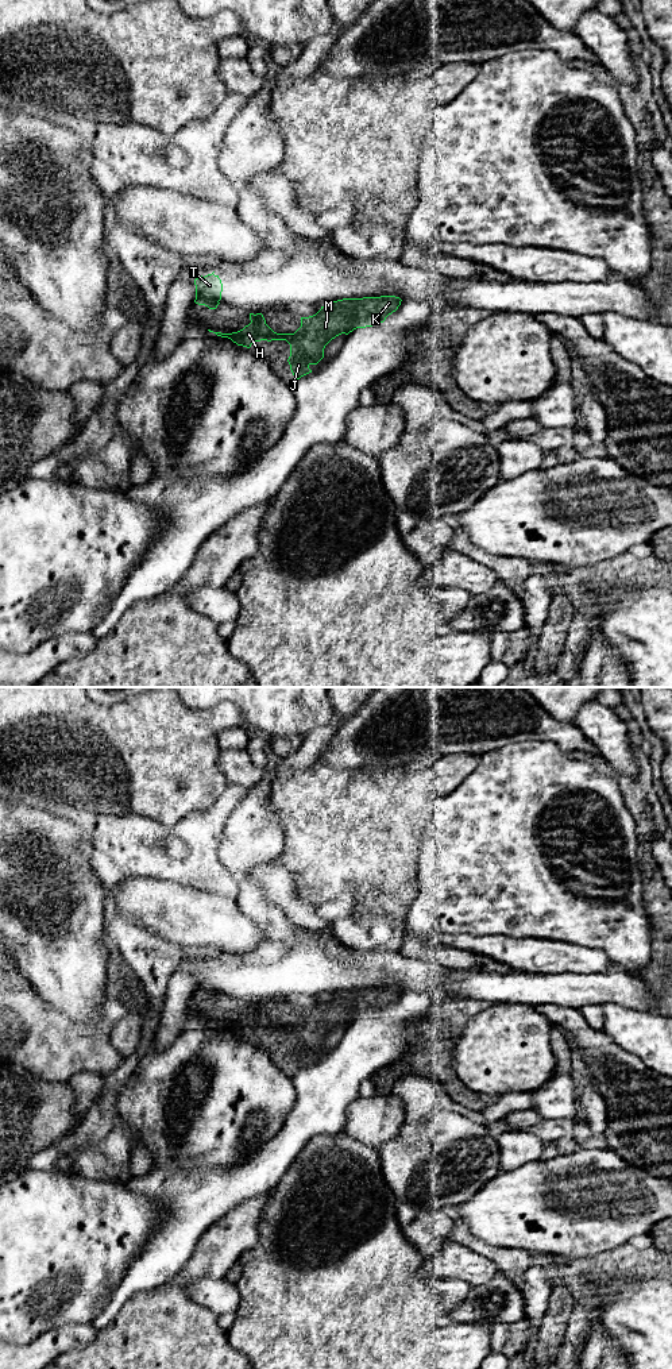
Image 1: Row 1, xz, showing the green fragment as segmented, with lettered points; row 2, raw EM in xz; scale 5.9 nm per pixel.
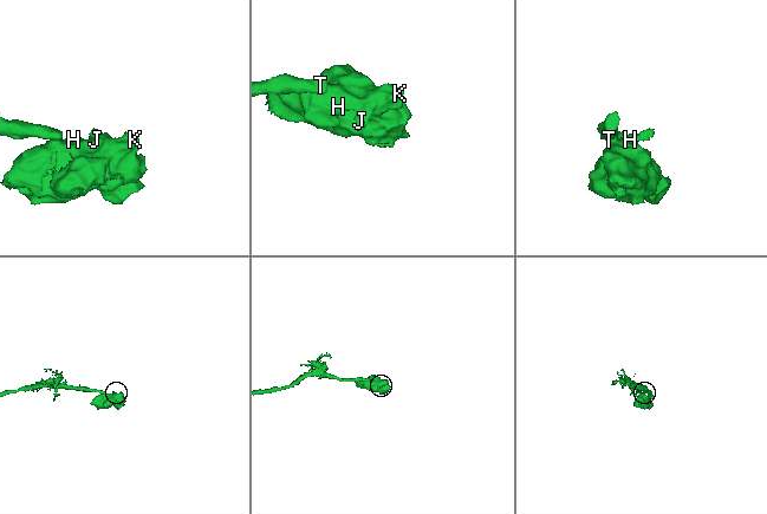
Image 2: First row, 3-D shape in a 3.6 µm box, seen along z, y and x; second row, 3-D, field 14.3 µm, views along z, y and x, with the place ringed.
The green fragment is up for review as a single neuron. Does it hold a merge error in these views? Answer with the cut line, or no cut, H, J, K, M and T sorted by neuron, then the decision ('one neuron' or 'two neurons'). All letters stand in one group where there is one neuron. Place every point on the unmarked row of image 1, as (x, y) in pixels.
cut xz (196, 987), (217, 992); groups H J K M / T; two neurons

